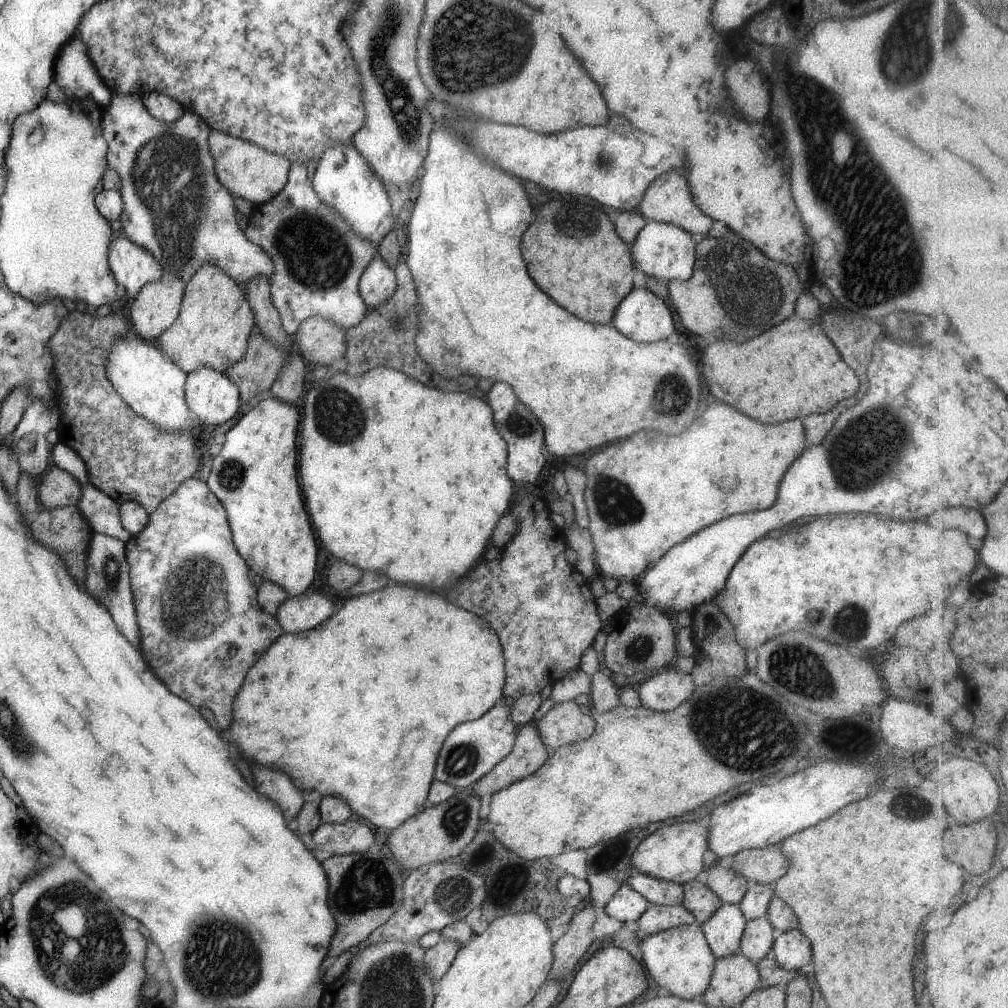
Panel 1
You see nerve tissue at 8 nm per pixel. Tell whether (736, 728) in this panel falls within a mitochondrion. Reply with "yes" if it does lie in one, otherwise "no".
yes

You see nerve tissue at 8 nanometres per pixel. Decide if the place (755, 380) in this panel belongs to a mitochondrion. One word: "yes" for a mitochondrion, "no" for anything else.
no

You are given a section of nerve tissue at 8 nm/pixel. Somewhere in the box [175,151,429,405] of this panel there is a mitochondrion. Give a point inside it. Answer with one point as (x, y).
(316, 256)

